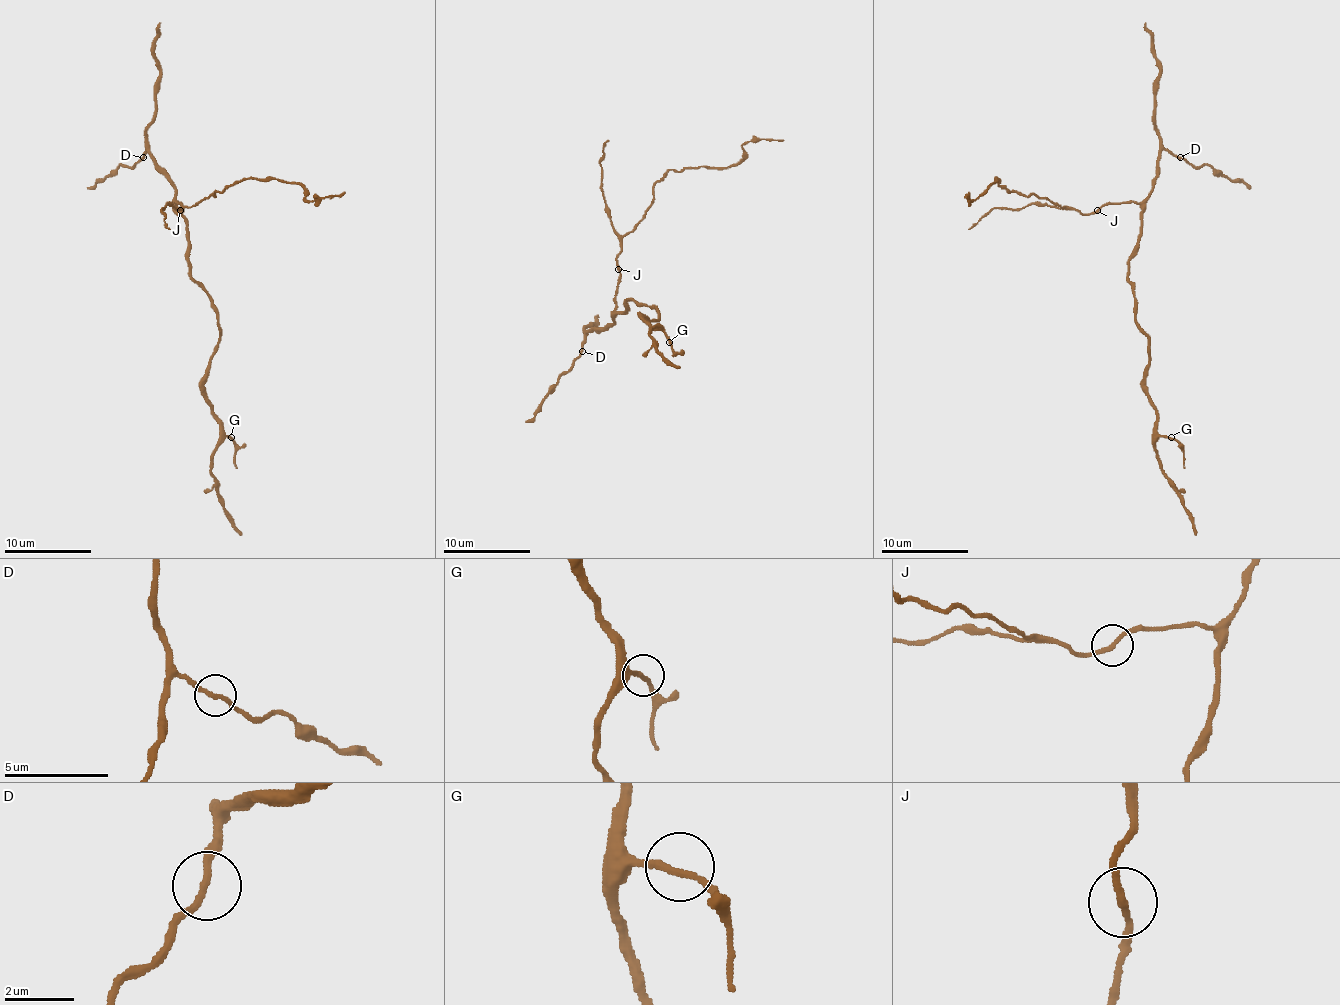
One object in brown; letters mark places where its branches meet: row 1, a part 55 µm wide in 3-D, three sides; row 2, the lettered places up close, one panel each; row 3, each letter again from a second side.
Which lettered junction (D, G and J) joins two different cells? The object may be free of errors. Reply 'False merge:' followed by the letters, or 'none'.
False merge: none

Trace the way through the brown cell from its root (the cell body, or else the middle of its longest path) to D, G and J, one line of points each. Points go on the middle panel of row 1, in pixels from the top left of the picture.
D: (626, 310), (617, 314), (610, 325), (591, 329), (584, 336), (582, 351)
G: (626, 310), (628, 301), (654, 305), (658, 316), (654, 321), (643, 318), (658, 327), (669, 342)
J: (626, 310), (615, 314), (619, 268)

